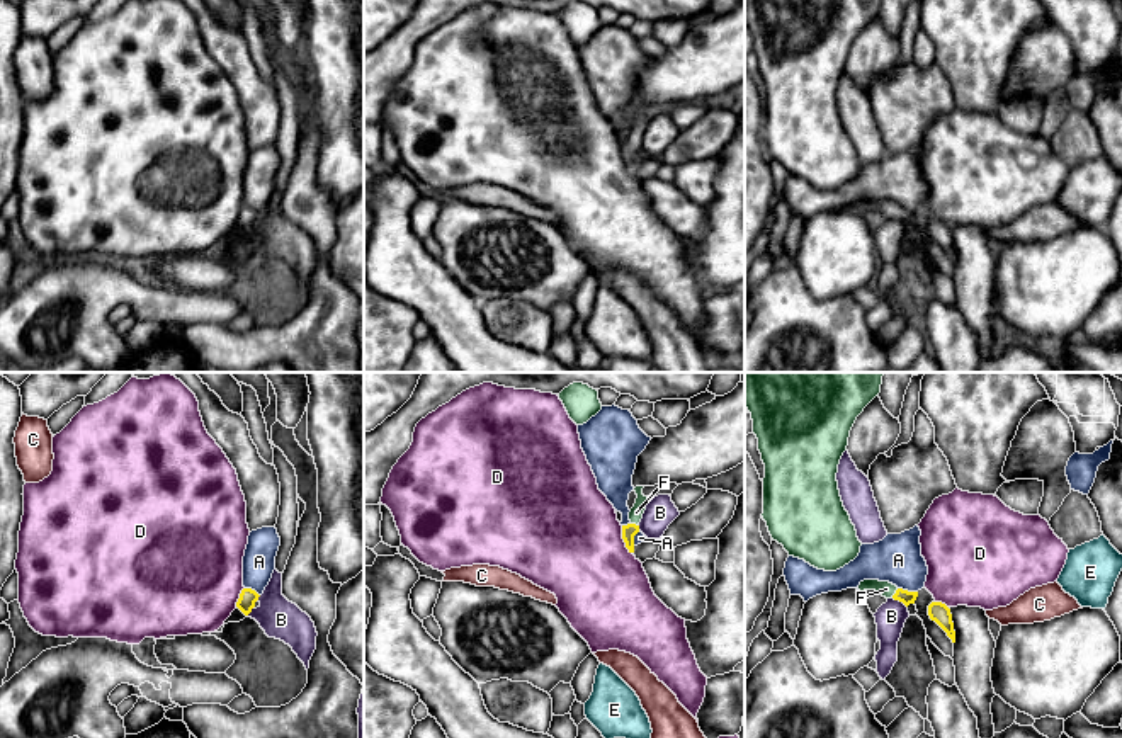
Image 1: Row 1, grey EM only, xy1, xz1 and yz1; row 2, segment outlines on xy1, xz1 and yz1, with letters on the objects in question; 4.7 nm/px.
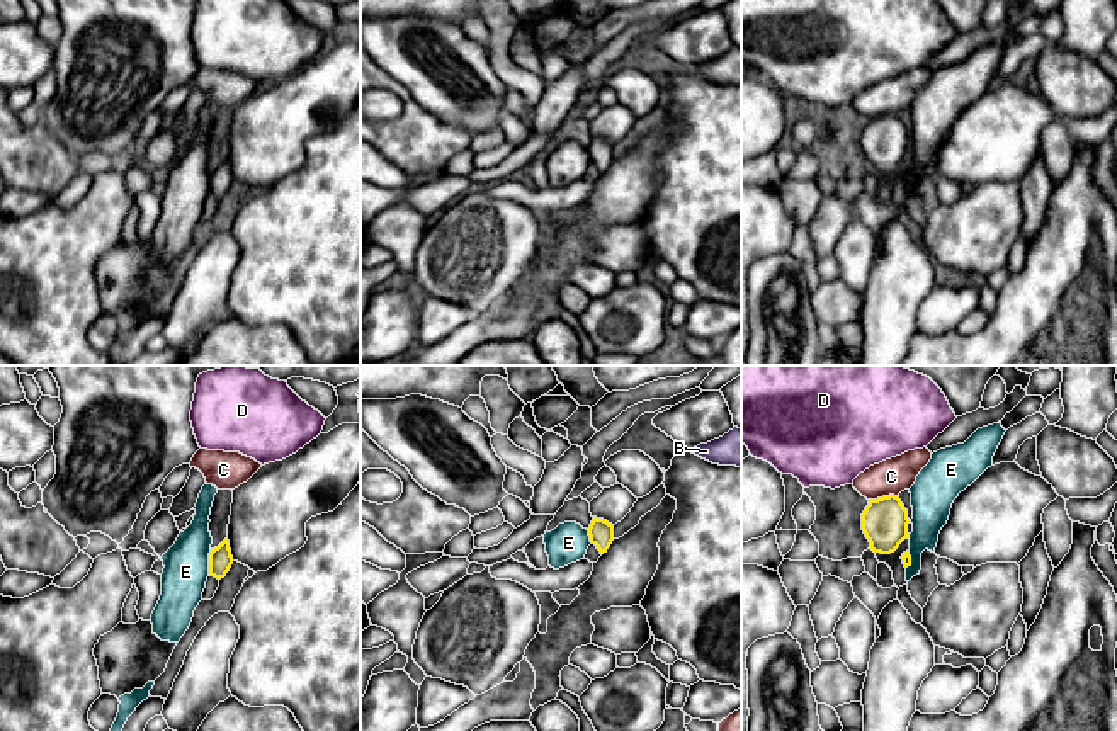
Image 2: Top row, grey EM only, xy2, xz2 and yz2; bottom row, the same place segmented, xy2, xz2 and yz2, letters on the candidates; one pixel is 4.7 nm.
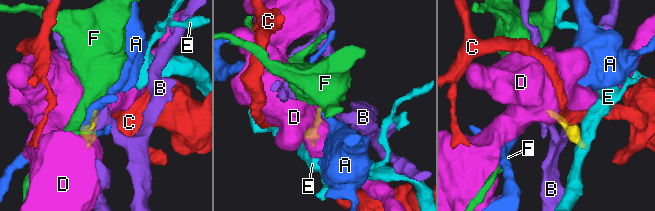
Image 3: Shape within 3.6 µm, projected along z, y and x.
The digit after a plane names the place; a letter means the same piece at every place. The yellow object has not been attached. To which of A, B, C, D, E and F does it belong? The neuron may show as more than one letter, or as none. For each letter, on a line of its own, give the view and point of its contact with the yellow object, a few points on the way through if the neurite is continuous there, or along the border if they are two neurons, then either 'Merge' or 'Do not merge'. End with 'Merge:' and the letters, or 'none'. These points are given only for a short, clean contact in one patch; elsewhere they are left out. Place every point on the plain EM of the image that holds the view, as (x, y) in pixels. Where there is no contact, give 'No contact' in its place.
A: Touches yellow at yz1 (908, 211). Boundary: yz1 (898, 206), (917, 211). Do not merge
B: Touches yellow at yz1 (900, 220). Boundary: yz1 (893, 216), (906, 227). Do not merge
C: Touches yellow at yz2 (883, 116). Boundary: yz2 (896, 114), (869, 119). Do not merge
D: Touches yellow at xz1 (624, 158). Boundary: xz1 (621, 145), (624, 165), (631, 172). Do not merge
E: Touches yellow at xy2 (209, 181). Do not merge
F: Touches yellow at yz1 (895, 213). Path across: yz1 (906, 216), (895, 213), (886, 208). Merge
Merge: F

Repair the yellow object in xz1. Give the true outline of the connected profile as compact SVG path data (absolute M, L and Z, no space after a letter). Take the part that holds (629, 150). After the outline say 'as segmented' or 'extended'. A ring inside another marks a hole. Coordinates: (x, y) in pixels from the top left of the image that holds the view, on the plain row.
M636 105L634 111L638 114L634 126L629 131L629 143L622 145L622 158L626 162L626 167L629 172L634 172L634 155L639 151L639 141L643 138L643 133L646 129L646 124L649 122L649 117L643 114L644 105Z | extended

